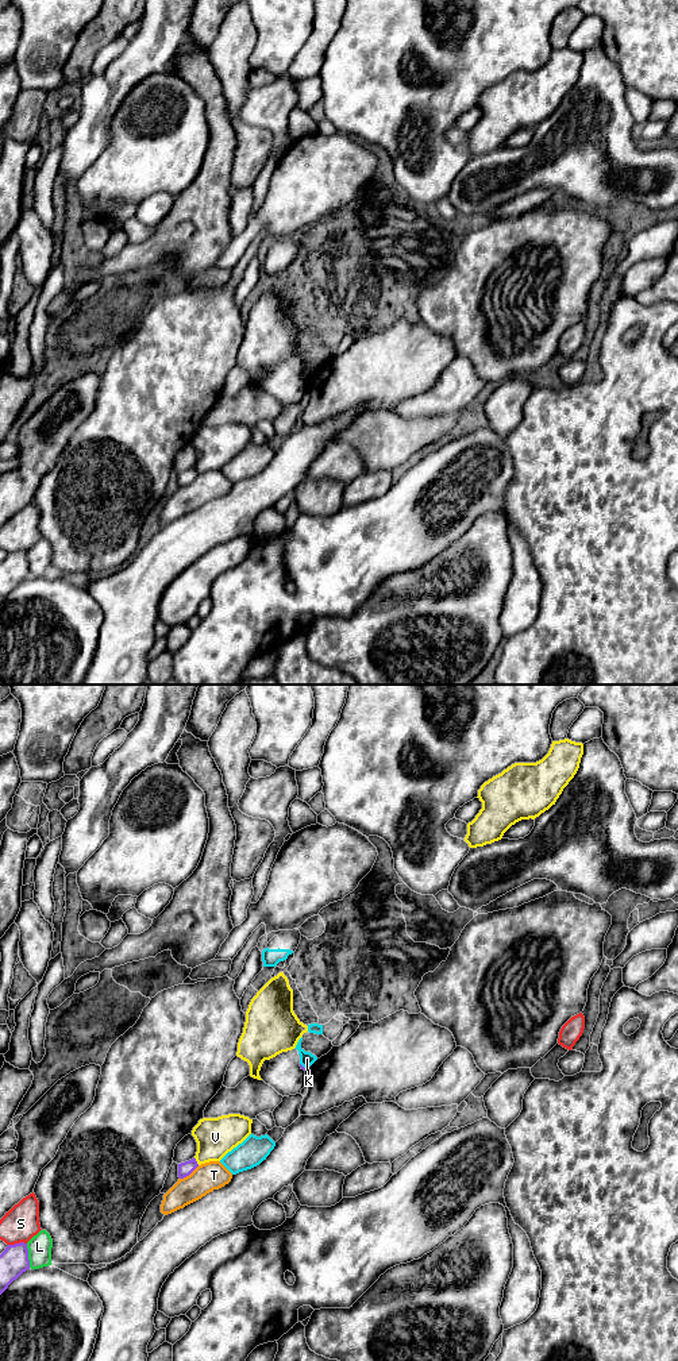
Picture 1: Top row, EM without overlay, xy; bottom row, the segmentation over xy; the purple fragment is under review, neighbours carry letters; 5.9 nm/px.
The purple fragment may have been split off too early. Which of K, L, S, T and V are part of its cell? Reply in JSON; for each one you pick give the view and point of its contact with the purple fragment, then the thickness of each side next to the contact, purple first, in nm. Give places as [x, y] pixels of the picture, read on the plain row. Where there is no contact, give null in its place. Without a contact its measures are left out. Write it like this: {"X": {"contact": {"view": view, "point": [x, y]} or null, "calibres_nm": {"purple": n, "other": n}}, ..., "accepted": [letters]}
{"accepted": []}

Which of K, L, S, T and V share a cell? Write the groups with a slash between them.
K / L / S / T / V

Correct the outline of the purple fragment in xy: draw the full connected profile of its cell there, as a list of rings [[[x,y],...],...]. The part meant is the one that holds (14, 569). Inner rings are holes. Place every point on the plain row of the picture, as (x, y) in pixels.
[[[27,552],[8,554],[0,563],[0,604],[27,578],[30,578]]]

